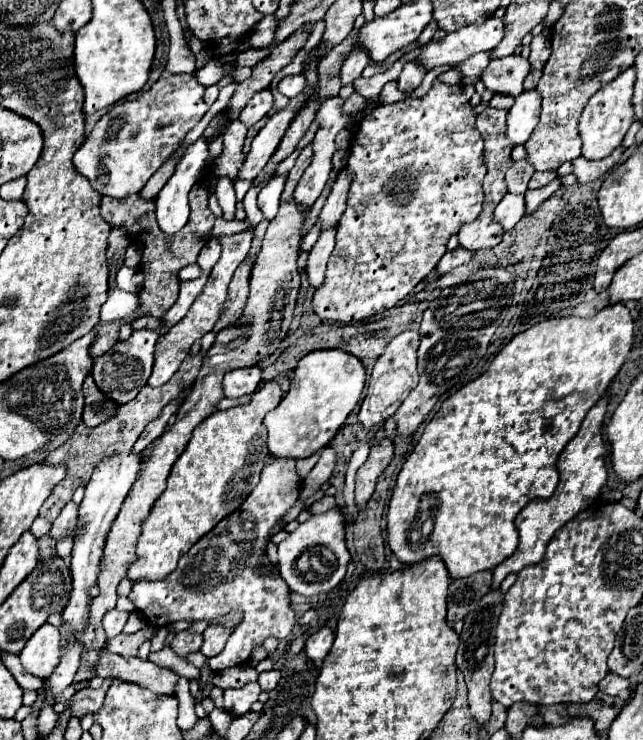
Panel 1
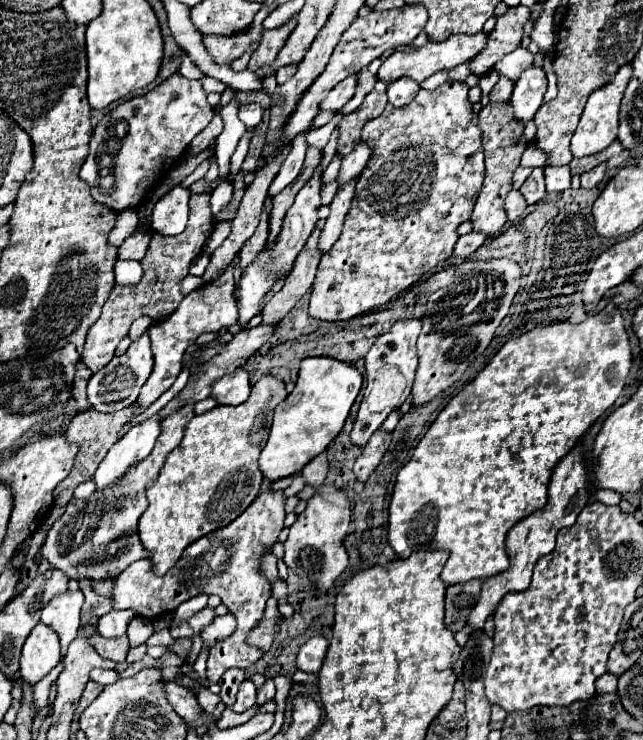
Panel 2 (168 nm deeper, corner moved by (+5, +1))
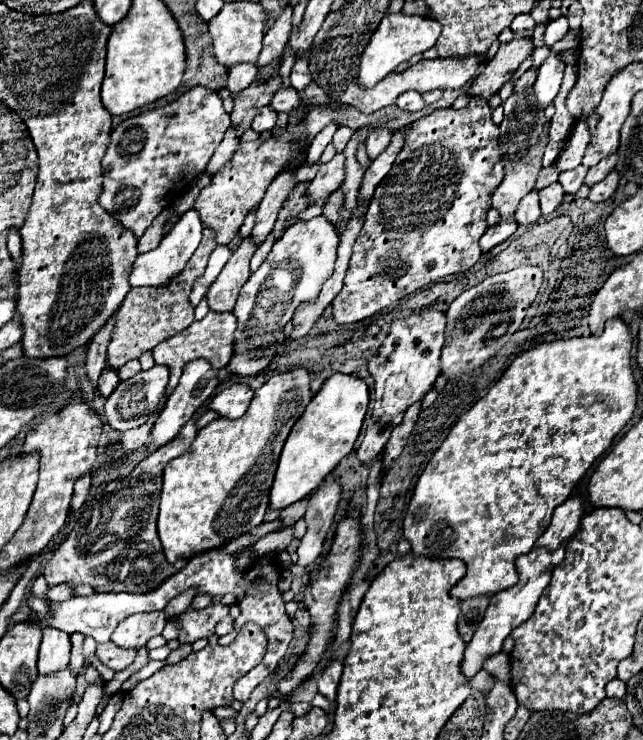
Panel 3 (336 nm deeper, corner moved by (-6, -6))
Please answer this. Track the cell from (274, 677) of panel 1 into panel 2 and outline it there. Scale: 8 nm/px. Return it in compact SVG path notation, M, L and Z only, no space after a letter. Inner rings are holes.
M266 679L264 685L258 689L258 701L256 705L262 705L270 699L274 699L274 693L276 693L276 687L274 687L274 679Z

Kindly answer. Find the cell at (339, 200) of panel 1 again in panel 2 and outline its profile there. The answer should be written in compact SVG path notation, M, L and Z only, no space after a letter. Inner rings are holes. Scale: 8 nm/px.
M360 141L358 147L356 147L350 155L346 155L346 157L342 159L342 167L340 167L338 177L336 177L336 179L338 179L338 189L340 189L342 185L354 181L354 179L360 175L360 171L364 169L364 165L366 165L366 161L368 161L368 153L370 153L368 145L364 145L364 143Z

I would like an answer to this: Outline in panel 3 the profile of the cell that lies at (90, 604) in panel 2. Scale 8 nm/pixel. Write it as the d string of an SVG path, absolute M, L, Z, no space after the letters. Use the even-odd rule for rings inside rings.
M113 642L99 644L95 654L97 654L97 658L99 658L101 664L113 668L115 672L125 670L133 662L133 658L135 658L135 650L123 650L123 648L115 646Z

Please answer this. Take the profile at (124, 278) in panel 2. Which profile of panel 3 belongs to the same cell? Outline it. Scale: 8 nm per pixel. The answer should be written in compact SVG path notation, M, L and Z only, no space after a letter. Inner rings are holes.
M187 210L179 218L179 222L173 226L173 230L163 236L161 244L155 250L137 256L131 276L129 276L131 286L157 286L157 288L167 286L179 272L183 272L183 266L189 262L189 258L197 250L197 246L201 242L201 230L203 230L203 226L201 226L199 214L195 210Z

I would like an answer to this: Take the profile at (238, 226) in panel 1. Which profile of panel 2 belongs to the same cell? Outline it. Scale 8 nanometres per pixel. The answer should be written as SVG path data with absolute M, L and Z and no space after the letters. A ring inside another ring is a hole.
M264 211L264 213L262 213L262 219L260 219L256 231L254 231L254 235L252 235L250 239L246 239L246 243L244 243L244 247L242 247L240 255L238 255L238 257L240 257L240 271L242 271L242 273L244 273L246 267L256 259L256 255L264 249L266 239L268 239L268 213Z

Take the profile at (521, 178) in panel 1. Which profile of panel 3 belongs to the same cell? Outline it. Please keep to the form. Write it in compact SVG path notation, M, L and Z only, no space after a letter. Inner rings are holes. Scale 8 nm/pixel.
M557 166L543 168L543 170L541 170L541 174L539 174L539 178L537 178L537 184L535 184L535 188L537 188L537 190L541 190L541 188L545 188L545 186L549 186L549 184L557 182L559 174L561 174L561 172L559 172L559 168L557 168Z

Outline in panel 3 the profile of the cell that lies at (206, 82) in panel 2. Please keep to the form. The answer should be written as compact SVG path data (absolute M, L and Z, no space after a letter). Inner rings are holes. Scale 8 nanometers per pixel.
M229 128L227 134L225 134L225 138L223 138L223 142L221 142L219 148L215 150L215 156L213 156L211 162L209 162L207 174L215 174L219 168L223 168L223 166L231 160L231 156L233 156L237 144L239 144L239 140L235 140L235 130Z

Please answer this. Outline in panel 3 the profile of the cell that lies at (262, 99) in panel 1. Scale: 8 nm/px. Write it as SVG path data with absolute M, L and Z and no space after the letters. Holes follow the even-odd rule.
M265 106L265 108L261 108L259 114L255 116L251 128L253 128L255 132L267 132L267 130L273 130L275 120L277 120L277 112L275 112L271 106Z

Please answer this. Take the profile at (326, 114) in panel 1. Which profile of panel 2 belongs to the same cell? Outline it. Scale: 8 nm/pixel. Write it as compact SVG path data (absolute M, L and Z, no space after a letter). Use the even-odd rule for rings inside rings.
M320 165L314 169L312 177L306 181L304 189L298 191L292 207L288 209L286 217L284 217L284 225L282 225L282 231L276 239L276 243L268 249L264 249L256 259L254 263L246 269L246 273L242 275L240 279L240 291L236 295L236 301L238 301L238 309L240 309L240 317L238 317L238 323L240 325L246 325L256 313L258 313L258 305L262 303L262 297L266 291L270 291L272 283L288 273L296 261L296 255L300 253L300 249L304 247L306 239L310 237L316 221L318 221L318 207L320 207L320 189L322 189L322 181L320 181Z

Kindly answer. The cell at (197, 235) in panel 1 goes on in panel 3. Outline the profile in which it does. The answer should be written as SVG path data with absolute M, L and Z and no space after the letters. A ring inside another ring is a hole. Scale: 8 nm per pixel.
M209 228L203 230L203 240L185 270L169 284L169 288L131 288L127 298L119 308L119 320L115 324L115 340L111 340L111 348L107 348L107 362L119 370L125 362L141 358L141 354L153 350L161 340L175 336L185 330L193 322L193 306L189 304L189 292L193 282L205 272L207 260L215 250L215 236Z

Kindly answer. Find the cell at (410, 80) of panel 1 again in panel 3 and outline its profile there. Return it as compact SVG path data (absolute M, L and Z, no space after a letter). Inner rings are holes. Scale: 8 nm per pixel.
M403 92L403 94L397 98L395 106L397 106L399 110L405 110L405 112L419 112L419 110L425 108L425 102L423 102L423 98L421 98L419 92Z

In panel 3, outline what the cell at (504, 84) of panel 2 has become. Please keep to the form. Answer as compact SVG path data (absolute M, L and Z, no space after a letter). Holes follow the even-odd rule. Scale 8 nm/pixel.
M533 66L515 82L515 90L527 90L535 82L535 78L537 78L537 68Z

